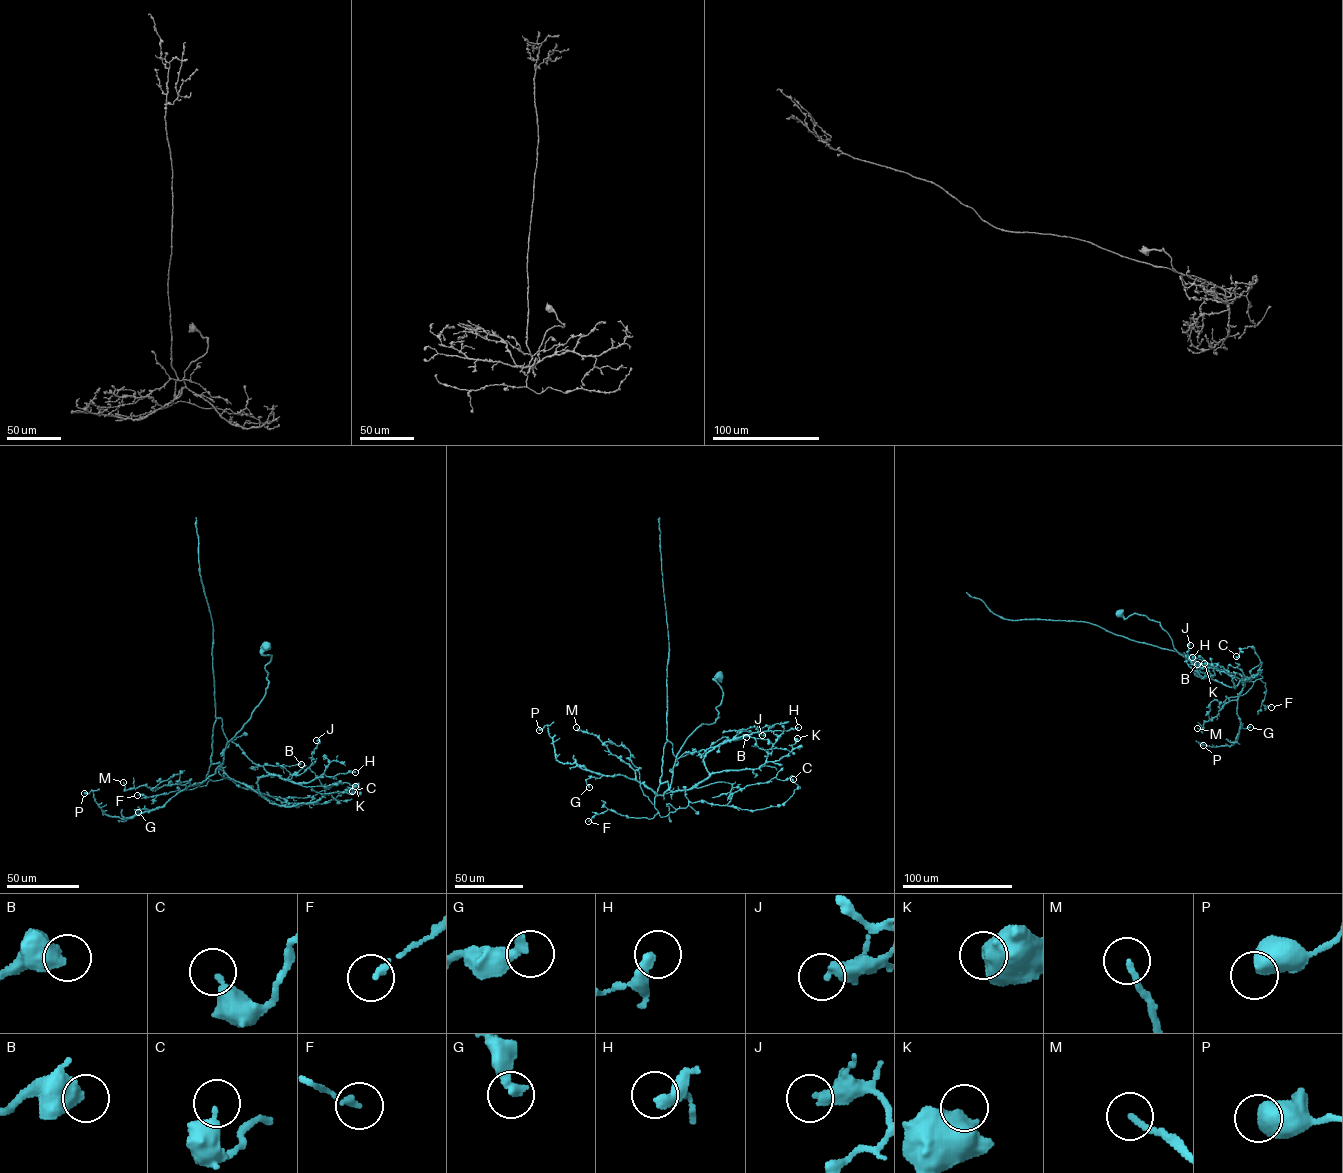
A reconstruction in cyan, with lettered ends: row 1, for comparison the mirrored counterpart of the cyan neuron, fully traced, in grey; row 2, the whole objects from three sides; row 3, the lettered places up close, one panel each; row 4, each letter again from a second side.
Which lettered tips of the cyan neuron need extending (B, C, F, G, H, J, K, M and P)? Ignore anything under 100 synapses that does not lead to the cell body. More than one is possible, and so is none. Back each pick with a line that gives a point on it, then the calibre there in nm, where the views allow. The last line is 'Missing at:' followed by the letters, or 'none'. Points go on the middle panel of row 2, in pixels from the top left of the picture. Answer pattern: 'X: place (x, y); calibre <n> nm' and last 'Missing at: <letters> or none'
Missing at: none

